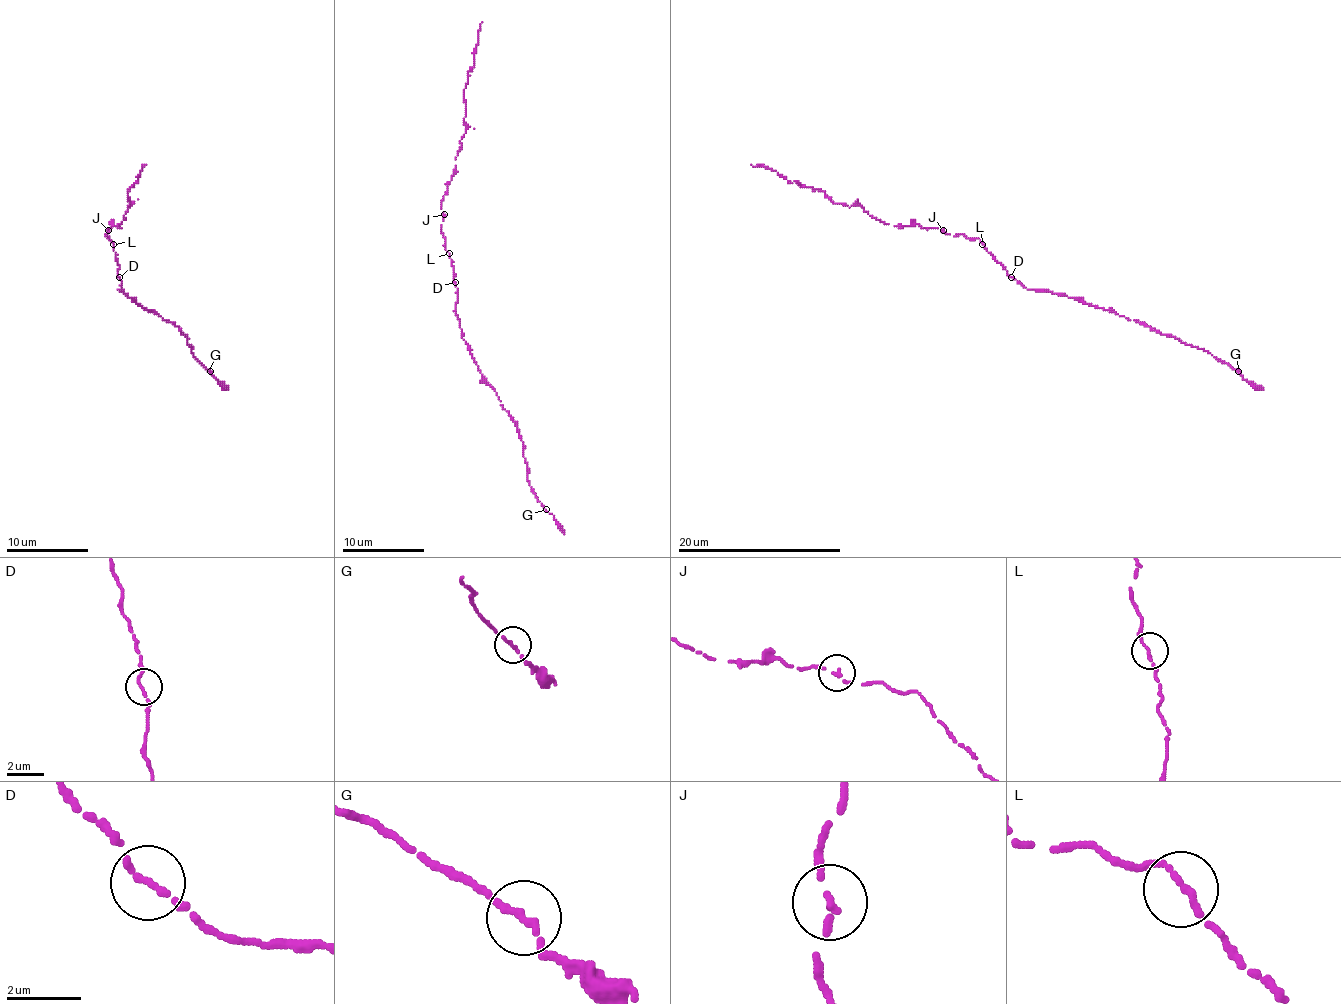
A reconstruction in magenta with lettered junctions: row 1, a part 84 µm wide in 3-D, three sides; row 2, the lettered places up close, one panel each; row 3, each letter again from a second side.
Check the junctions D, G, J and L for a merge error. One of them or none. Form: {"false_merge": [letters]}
{"false_merge": []}

